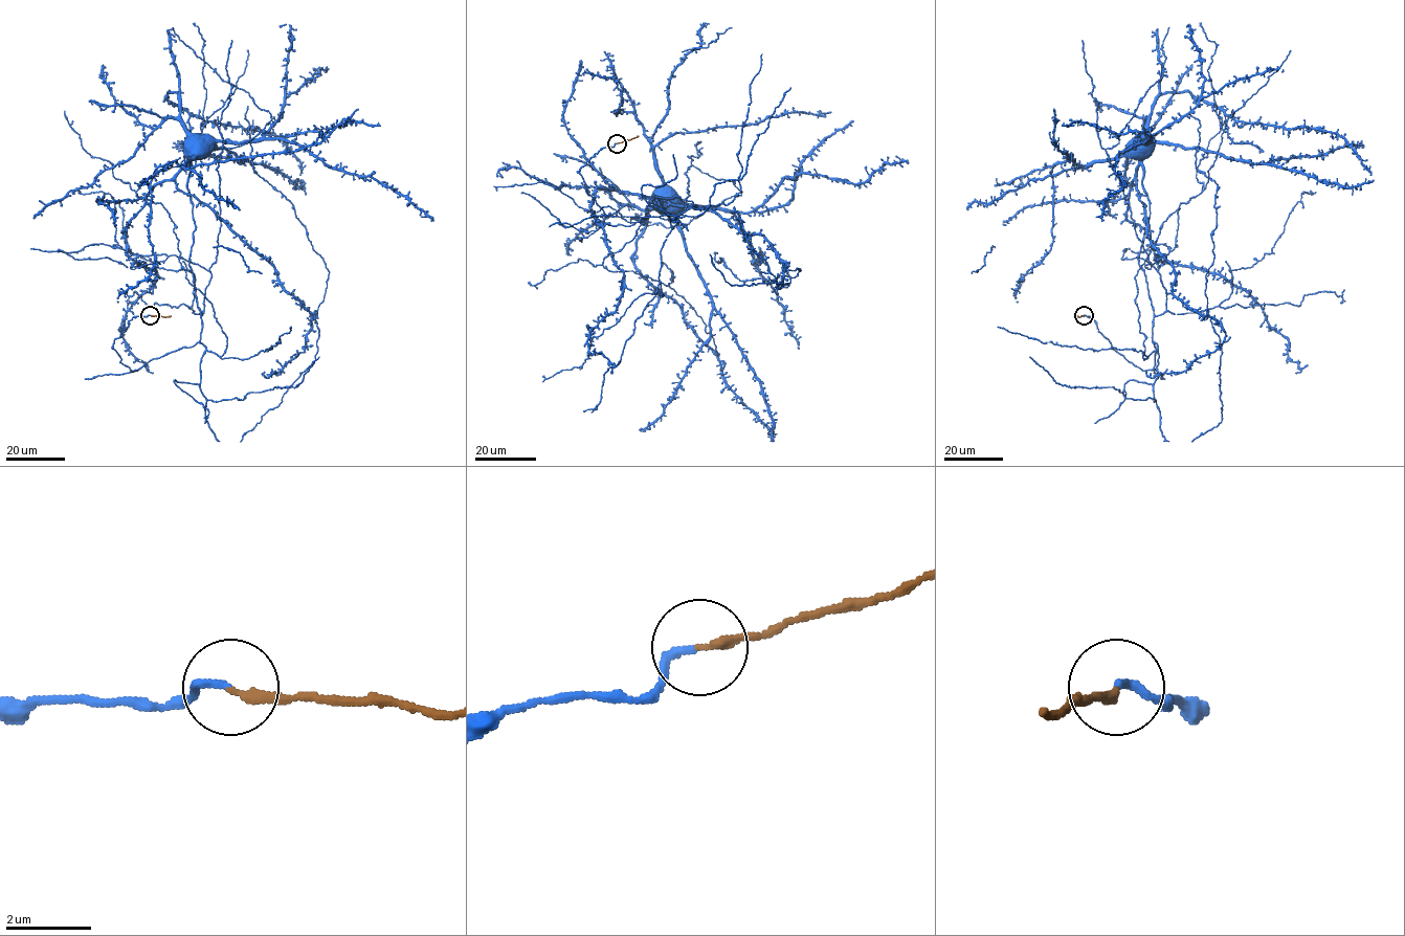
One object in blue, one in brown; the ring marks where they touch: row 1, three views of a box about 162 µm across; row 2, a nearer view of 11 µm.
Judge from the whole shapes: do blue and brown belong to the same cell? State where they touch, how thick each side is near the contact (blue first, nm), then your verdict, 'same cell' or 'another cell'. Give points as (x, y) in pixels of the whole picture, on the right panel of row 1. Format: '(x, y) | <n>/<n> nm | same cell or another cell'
(1084, 315) | 150/200 nm | same cell

